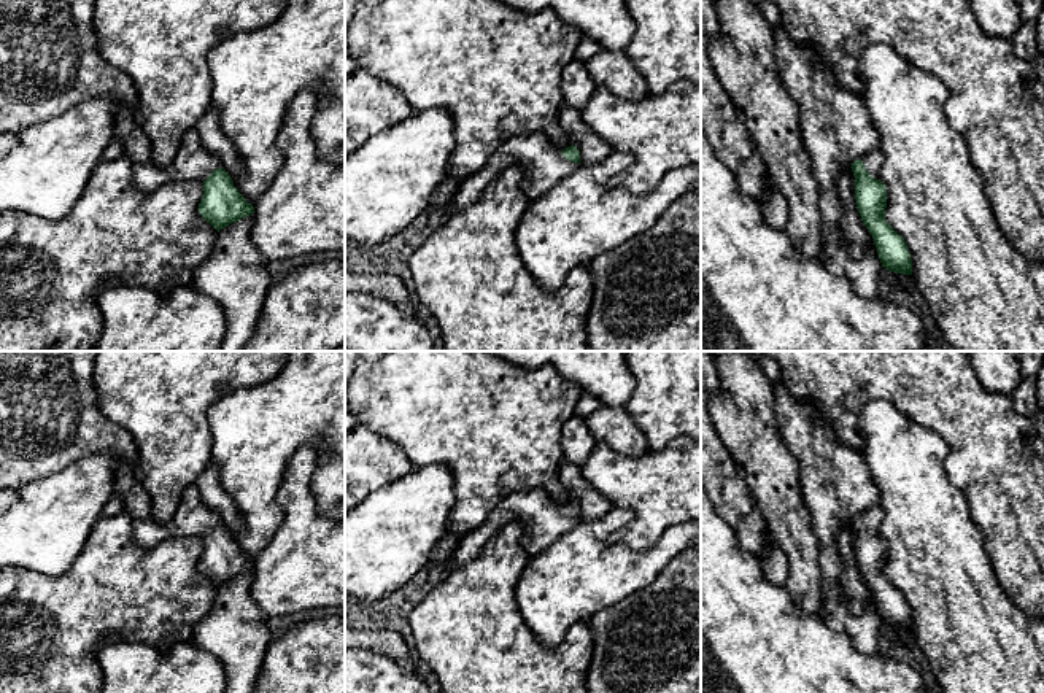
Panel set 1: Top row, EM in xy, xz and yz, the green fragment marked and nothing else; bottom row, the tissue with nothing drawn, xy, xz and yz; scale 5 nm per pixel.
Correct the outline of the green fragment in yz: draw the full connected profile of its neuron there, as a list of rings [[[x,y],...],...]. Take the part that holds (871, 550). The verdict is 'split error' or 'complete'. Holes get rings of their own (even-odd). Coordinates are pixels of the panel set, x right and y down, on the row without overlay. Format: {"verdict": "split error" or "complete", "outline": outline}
{"verdict": "split error", "outline": [[[876,504],[852,520],[856,564],[874,594],[882,623],[912,631],[912,615],[904,594],[885,577],[887,542],[879,536],[882,515],[880,505]]]}

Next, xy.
{"verdict": "split error", "outline": [[[0,351],[0,490],[19,490],[38,478],[64,470],[67,466],[91,455],[110,455],[119,461],[113,491],[124,502],[124,510],[132,517],[132,542],[151,550],[170,537],[202,537],[203,552],[199,569],[218,588],[232,579],[254,569],[254,563],[234,542],[230,531],[219,515],[203,504],[195,485],[184,490],[176,513],[167,523],[153,517],[151,496],[133,474],[137,443],[132,434],[106,418],[99,408],[97,391],[92,381],[97,351]]]}

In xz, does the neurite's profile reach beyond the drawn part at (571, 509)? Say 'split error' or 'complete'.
split error

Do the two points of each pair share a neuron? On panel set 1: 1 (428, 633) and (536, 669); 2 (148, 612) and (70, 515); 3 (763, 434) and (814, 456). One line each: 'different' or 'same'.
1: same
2: different
3: different

